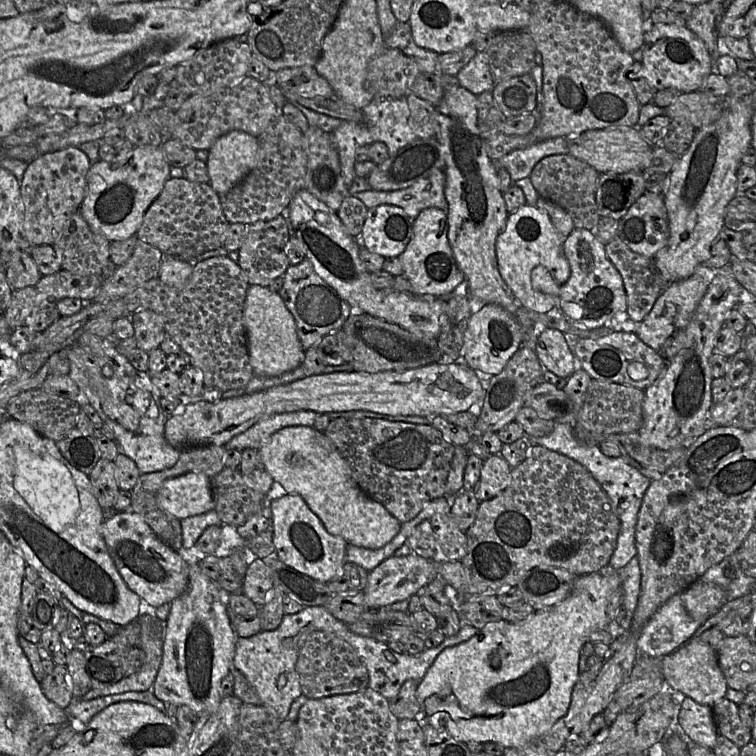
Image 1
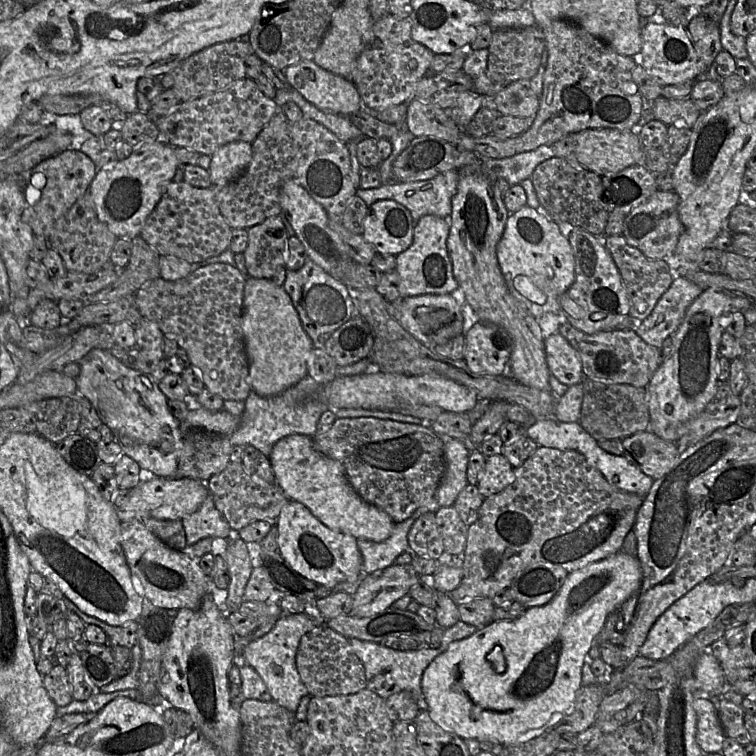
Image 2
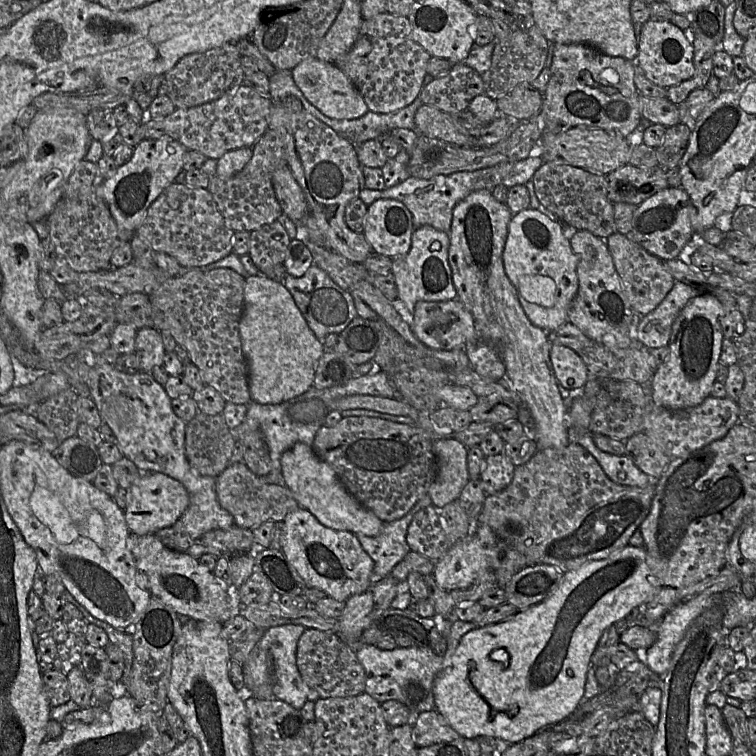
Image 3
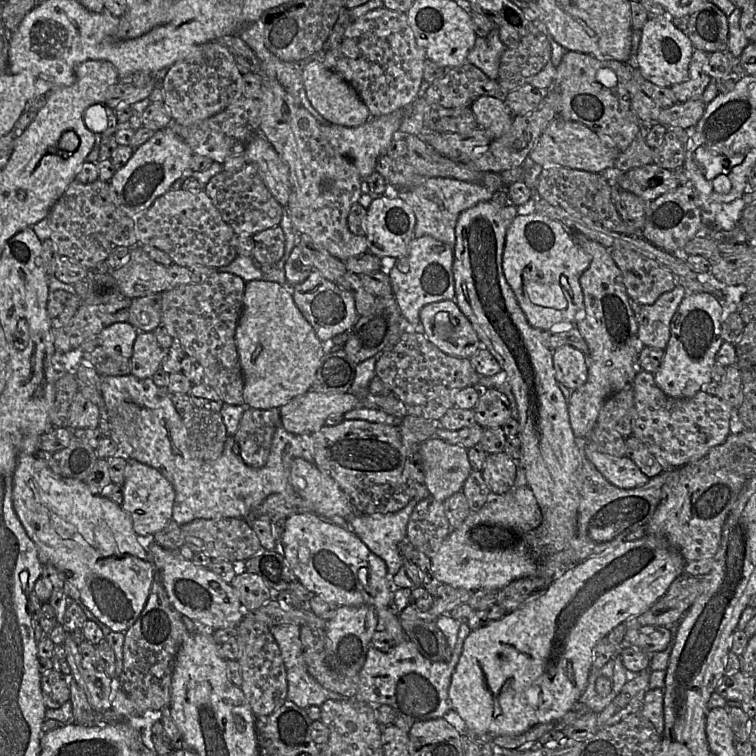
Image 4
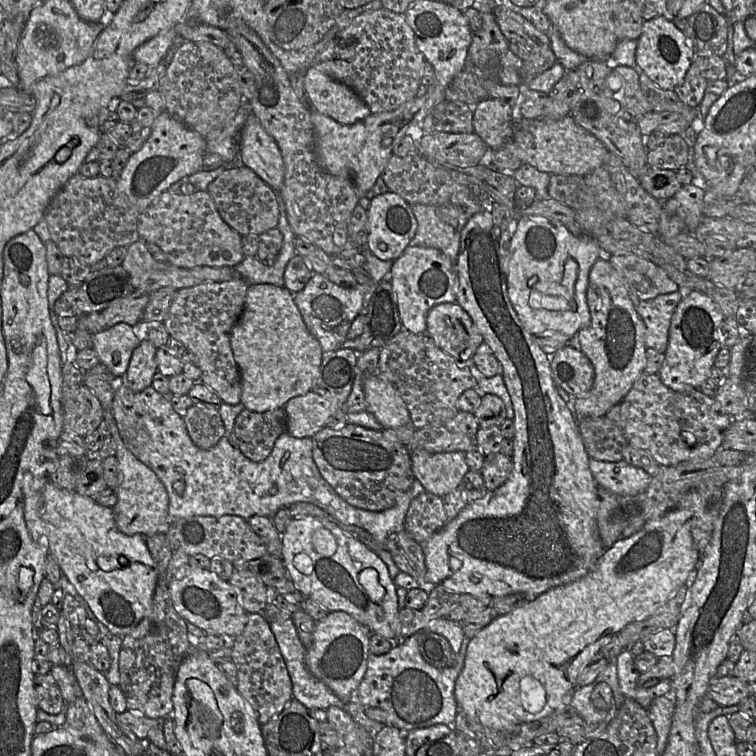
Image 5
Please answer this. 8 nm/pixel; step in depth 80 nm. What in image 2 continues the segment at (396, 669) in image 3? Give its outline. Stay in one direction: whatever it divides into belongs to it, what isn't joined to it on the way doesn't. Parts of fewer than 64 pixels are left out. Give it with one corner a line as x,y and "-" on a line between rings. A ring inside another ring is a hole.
357,638
347,639
364,665
367,689
375,692
385,700
395,693
404,690
409,691
414,696
420,711
428,710
428,705
422,691
422,676
428,665
445,651
441,651
442,645
438,648
423,647
415,651
404,651
393,650
380,643

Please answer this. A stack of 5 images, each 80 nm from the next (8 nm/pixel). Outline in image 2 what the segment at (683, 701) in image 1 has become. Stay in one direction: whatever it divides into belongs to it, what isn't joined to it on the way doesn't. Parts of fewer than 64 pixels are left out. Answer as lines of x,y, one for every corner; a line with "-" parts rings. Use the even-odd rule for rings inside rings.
696,698
693,708
697,714
696,740
702,752
721,753
726,734
716,706
709,698

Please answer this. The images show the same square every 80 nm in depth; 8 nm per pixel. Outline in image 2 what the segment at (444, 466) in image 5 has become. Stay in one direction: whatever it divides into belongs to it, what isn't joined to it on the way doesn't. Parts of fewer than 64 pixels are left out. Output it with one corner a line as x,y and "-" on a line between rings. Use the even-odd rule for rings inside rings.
439,436
444,442
445,472
434,497
440,507
453,506
467,483
466,471
470,452
454,438

